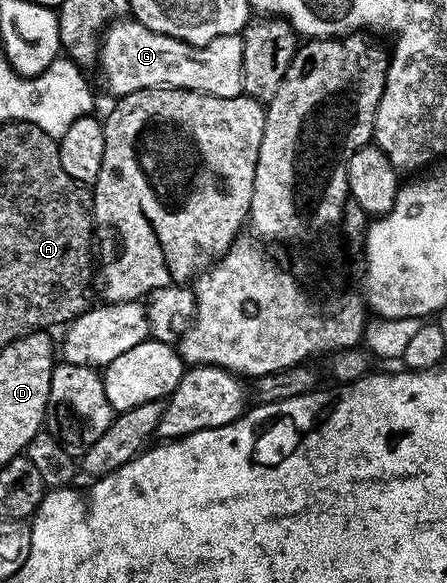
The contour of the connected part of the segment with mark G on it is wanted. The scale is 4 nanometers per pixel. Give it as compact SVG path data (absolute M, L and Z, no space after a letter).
M119 17L102 32L97 47L97 68L115 97L150 87L176 87L228 99L244 94L242 51L242 34L217 37L198 47L153 33L153 29L145 29L145 25L130 17Z

